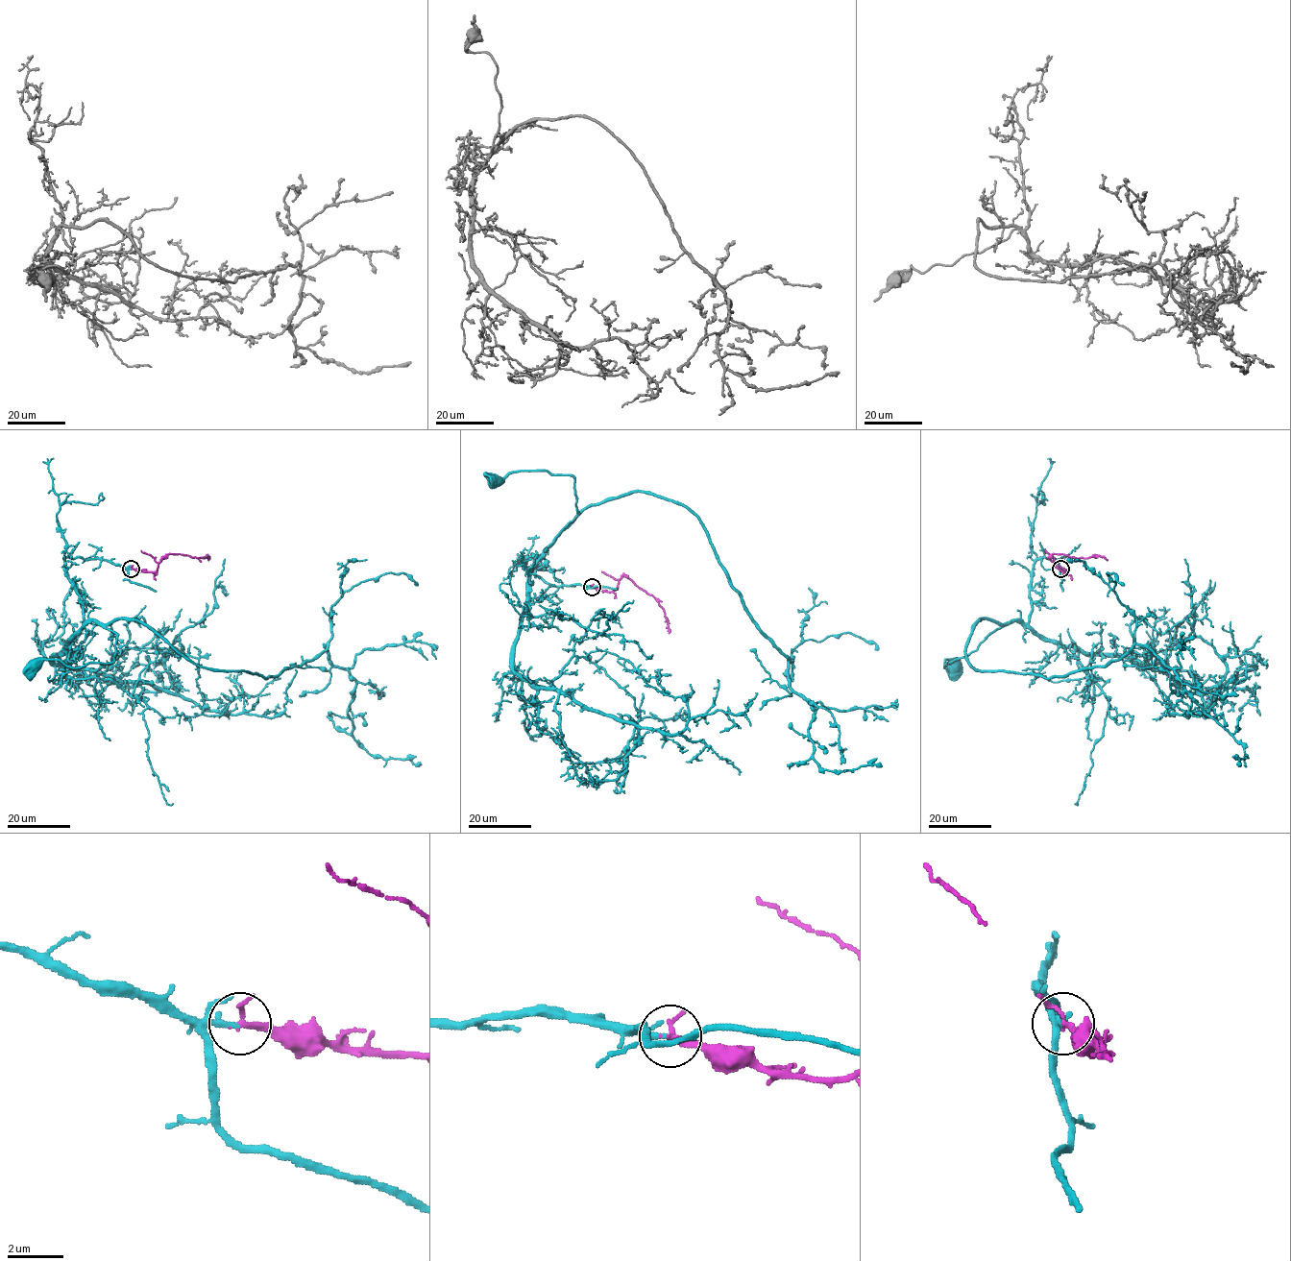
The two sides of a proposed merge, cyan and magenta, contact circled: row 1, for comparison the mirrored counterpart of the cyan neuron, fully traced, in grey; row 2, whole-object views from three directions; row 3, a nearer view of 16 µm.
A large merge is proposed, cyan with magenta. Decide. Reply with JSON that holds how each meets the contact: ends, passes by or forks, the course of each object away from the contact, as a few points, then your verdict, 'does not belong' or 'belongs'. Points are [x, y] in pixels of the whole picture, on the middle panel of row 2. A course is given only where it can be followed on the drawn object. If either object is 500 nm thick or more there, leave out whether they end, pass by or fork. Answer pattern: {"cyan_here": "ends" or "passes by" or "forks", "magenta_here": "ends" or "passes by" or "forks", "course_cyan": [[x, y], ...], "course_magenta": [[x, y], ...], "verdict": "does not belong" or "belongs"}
{"cyan_here": "passes by", "magenta_here": "passes by", "course_cyan": [[592, 587], [551, 585], [524, 567], [526, 558], [544, 557], [578, 514], [574, 479], [528, 471], [496, 481]], "course_magenta": [[592, 587], [613, 592], [619, 580], [626, 576], [653, 596], [662, 608], [669, 633]], "verdict": "belongs"}

